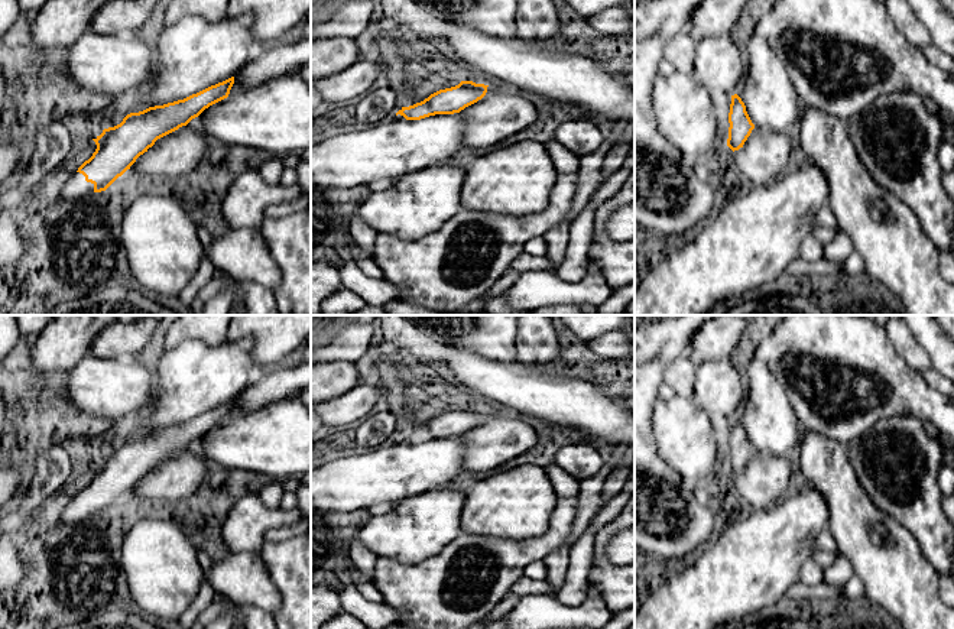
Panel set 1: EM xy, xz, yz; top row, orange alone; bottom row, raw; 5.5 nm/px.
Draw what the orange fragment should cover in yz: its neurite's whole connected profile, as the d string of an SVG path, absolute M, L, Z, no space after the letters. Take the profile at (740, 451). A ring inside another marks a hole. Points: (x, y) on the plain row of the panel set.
M731 419L727 470L733 474L733 489L750 510L765 510L785 495L791 473L788 455L773 457L757 453L742 422Z

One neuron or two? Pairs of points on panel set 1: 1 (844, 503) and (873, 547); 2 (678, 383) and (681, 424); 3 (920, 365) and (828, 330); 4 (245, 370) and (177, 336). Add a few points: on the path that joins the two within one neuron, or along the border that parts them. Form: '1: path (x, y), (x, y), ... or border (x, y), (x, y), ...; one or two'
1: path (850, 514), (867, 537); one
2: border (675, 394), (691, 398); two
3: border (883, 330), (894, 349), (920, 373); two
4: border (218, 344), (184, 340), (165, 350); two

